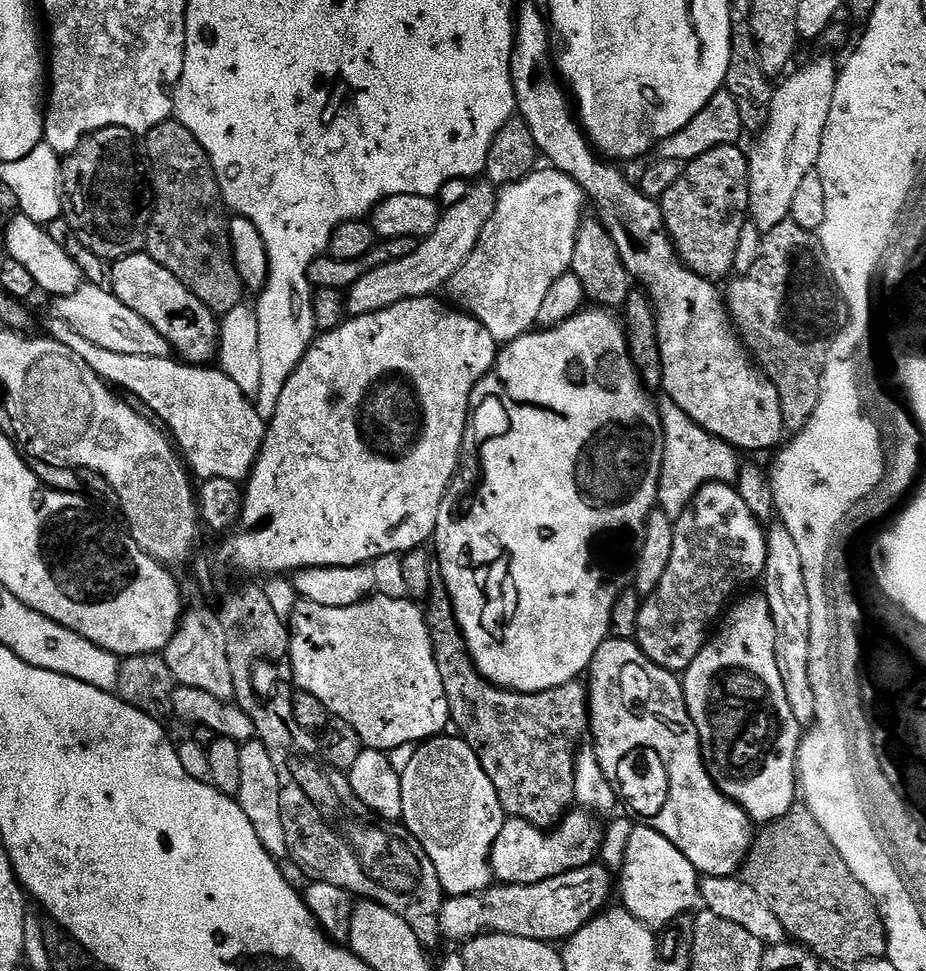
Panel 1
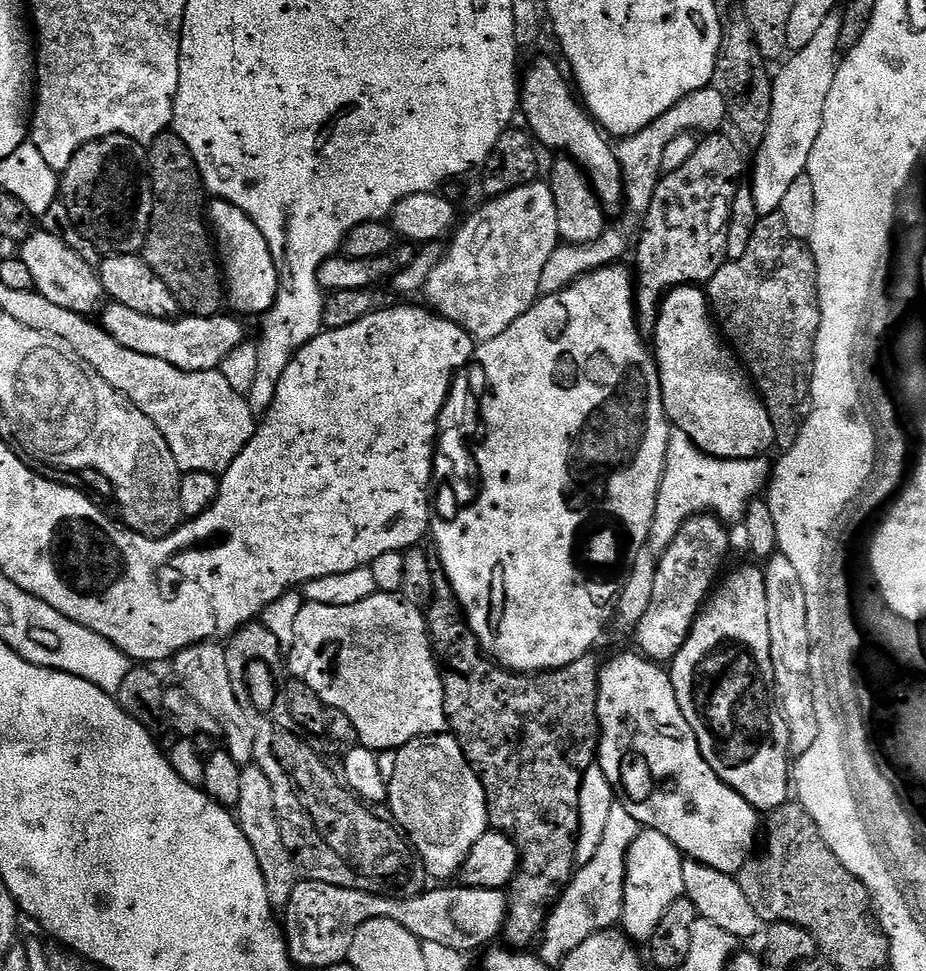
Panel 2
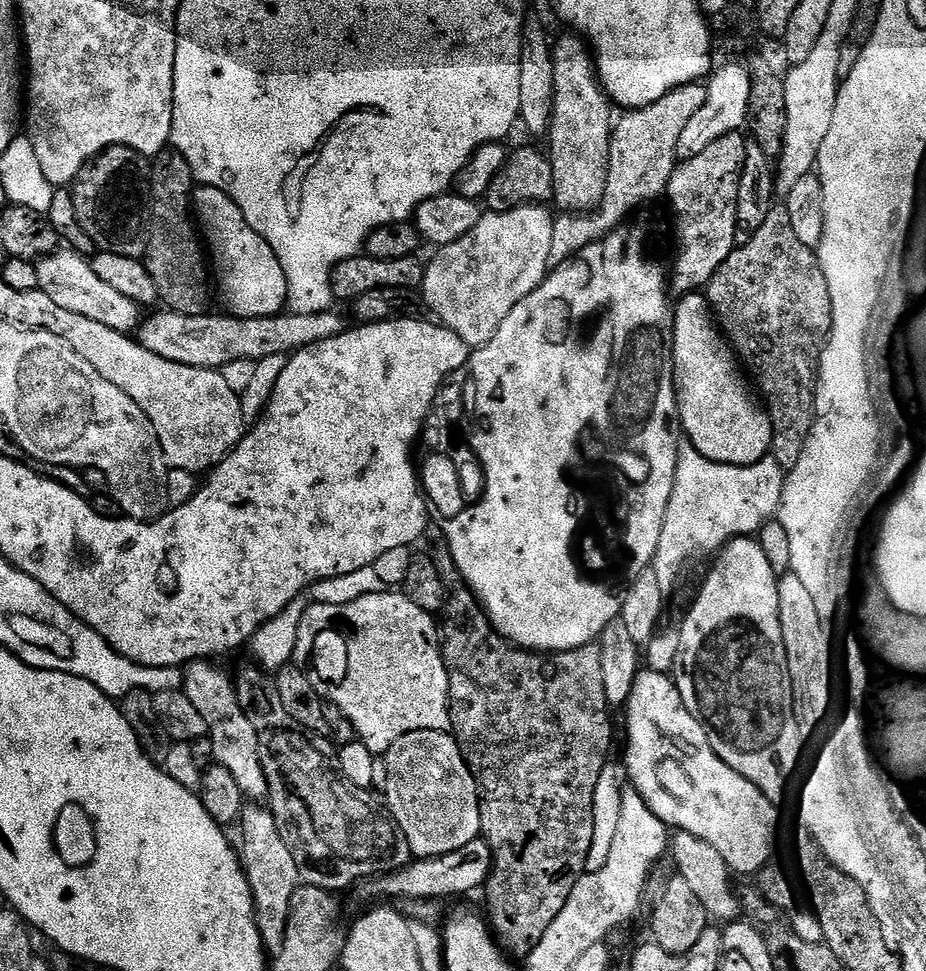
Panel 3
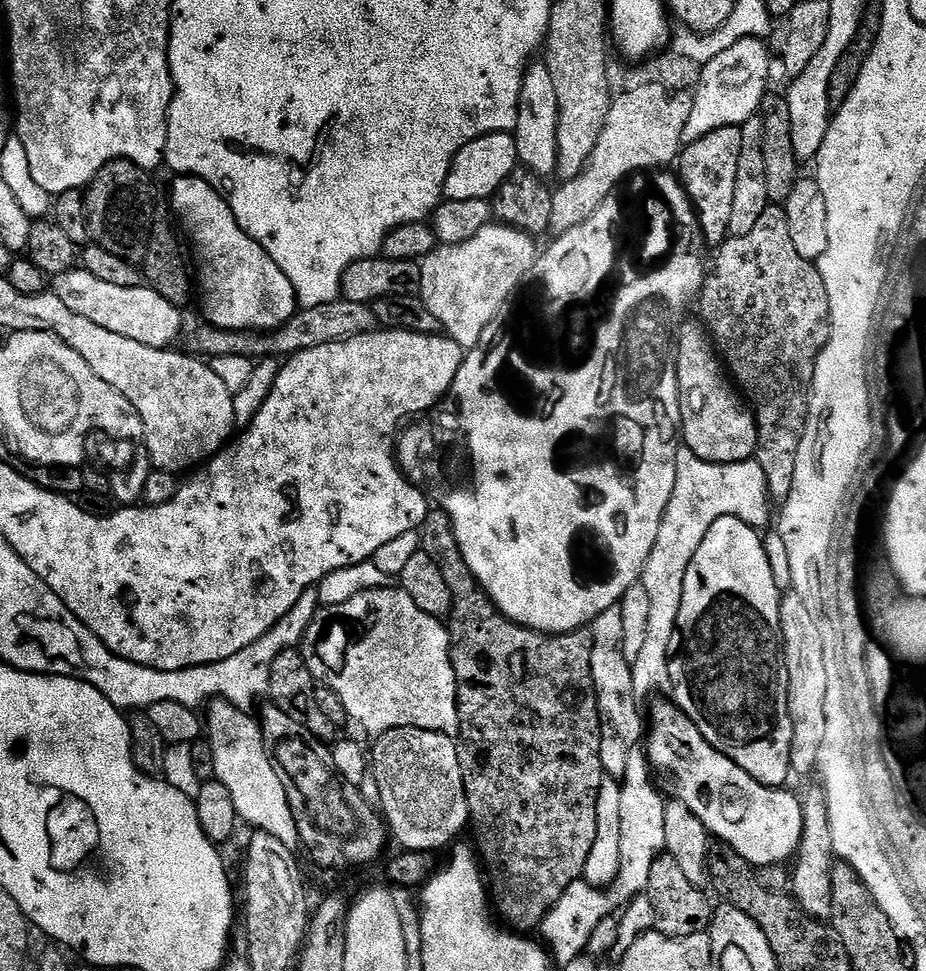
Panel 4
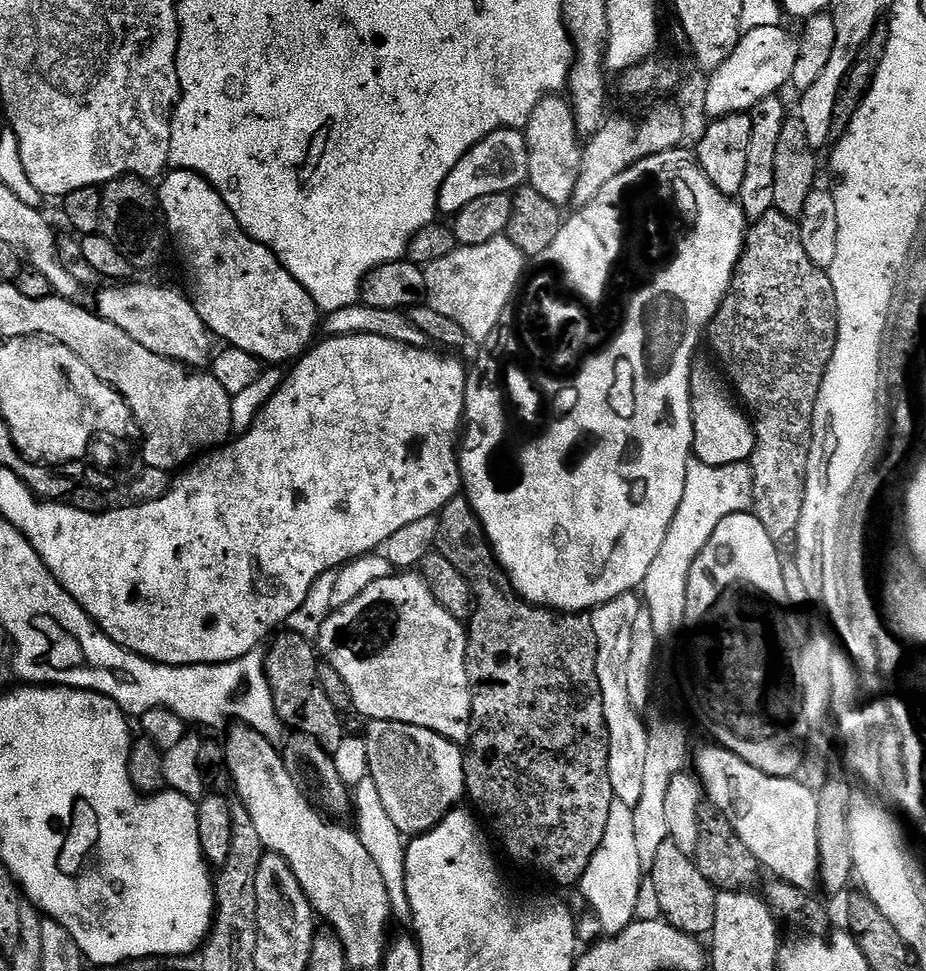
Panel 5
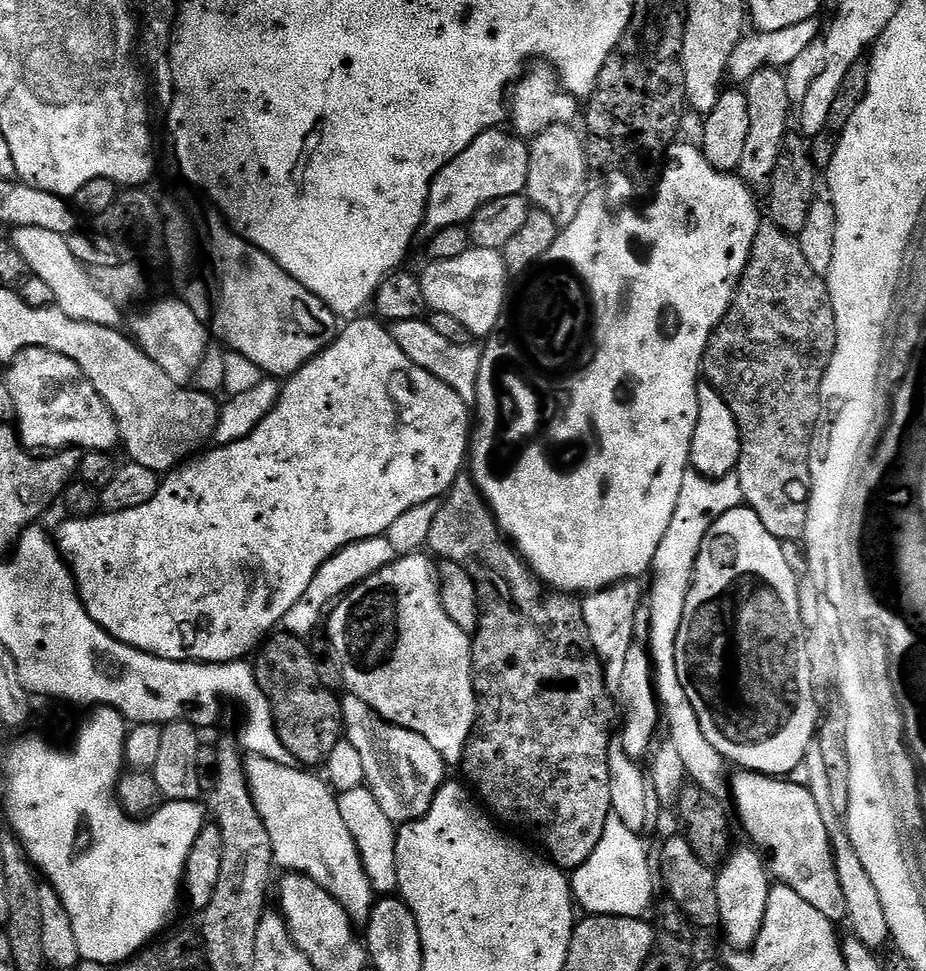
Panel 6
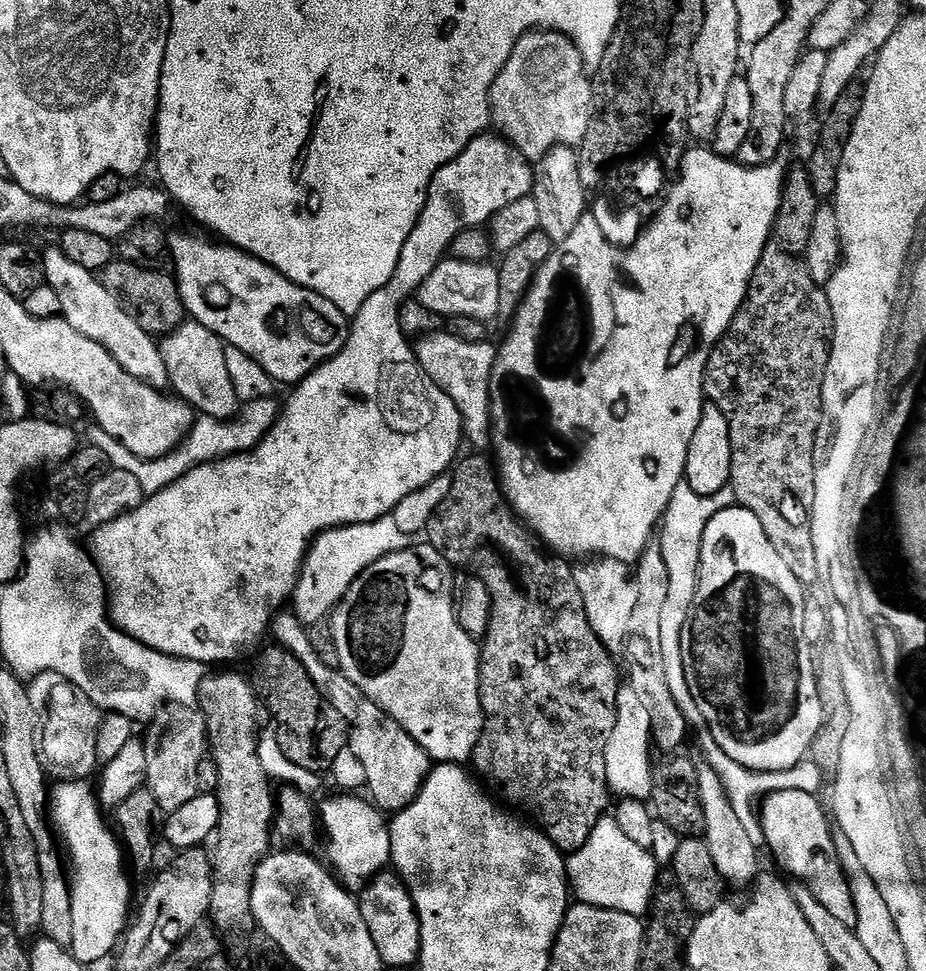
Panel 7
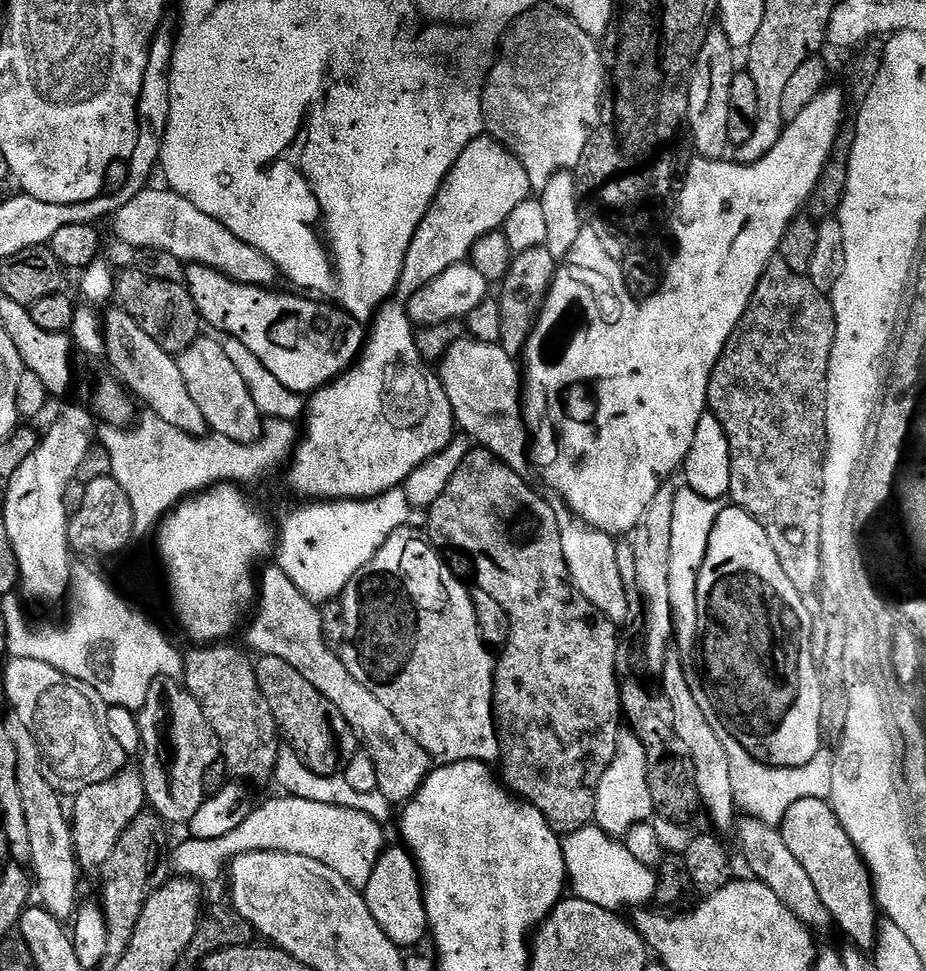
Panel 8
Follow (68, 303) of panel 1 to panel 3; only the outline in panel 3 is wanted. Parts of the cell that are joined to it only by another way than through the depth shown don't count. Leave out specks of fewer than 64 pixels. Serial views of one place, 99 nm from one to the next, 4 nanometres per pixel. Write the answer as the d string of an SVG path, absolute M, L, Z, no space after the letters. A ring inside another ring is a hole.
M160 310L157 316L143 321L138 329L140 344L150 354L178 362L182 366L215 368L222 370L230 362L243 360L261 361L271 356L288 356L323 340L329 340L345 331L346 323L336 310L294 316L281 314L262 318L242 318L231 314L224 316L187 316L177 312Z

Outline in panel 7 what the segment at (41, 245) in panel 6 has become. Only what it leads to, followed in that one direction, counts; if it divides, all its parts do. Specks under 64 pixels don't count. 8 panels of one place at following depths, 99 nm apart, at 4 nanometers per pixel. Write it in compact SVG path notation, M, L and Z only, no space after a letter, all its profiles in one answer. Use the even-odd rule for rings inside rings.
M52 246L49 252L43 253L44 257L44 279L48 285L58 293L58 298L62 302L60 316L82 338L90 338L90 342L98 342L107 350L122 366L122 370L129 372L134 378L146 382L152 388L161 390L169 387L168 371L166 362L162 362L159 343L130 318L118 306L118 298L106 290L106 286L90 270L82 270L82 266L77 266L66 258L66 254L59 246Z

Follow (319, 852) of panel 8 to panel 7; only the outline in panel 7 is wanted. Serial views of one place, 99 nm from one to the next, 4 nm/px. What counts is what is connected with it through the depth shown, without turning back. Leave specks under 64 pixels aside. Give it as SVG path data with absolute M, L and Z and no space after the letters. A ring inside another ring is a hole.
M338 794L336 798L330 798L319 805L318 814L322 830L328 838L328 856L332 862L331 867L339 876L339 879L351 891L359 891L367 885L367 882L382 872L390 863L392 851L390 850L389 823L385 815L371 801L360 799L356 794Z

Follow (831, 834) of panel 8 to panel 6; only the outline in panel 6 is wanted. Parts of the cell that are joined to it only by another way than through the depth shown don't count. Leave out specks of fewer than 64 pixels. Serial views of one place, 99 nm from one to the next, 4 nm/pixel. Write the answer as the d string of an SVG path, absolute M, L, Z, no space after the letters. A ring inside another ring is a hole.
M740 770L737 776L730 780L731 803L736 804L736 812L748 831L748 836L753 845L766 857L769 873L779 883L790 886L794 894L810 902L818 914L826 914L826 918L833 922L847 921L846 898L842 898L842 886L838 886L836 863L832 857L832 843L826 834L826 826L822 822L822 814L817 803L811 798L807 787L803 784L794 784L788 778L775 776L762 776L759 772Z

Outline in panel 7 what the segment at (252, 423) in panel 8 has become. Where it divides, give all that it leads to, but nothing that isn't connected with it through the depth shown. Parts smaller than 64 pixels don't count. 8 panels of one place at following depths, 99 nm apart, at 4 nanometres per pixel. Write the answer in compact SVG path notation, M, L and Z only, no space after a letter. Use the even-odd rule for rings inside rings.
M185 319L173 332L159 341L162 362L166 362L168 383L179 399L190 405L200 416L218 421L231 419L239 411L240 401L230 380L226 365L225 343L197 320Z

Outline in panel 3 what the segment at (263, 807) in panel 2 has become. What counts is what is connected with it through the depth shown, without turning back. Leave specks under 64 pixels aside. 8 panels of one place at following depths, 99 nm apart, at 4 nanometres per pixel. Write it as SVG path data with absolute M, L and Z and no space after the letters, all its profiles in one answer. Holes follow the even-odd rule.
M256 802L249 803L240 814L239 828L244 835L242 860L252 884L252 897L256 901L256 925L260 927L265 949L275 954L279 952L286 934L290 898L294 898L296 889L302 884L300 871L294 862L294 854L290 854L290 846L285 842L284 834L278 830L278 822L271 807Z

